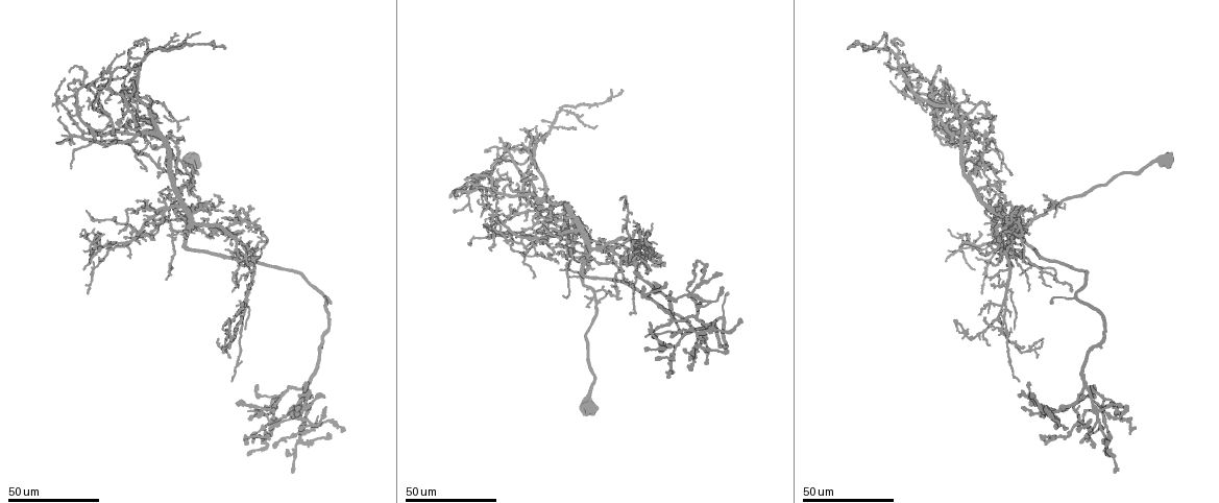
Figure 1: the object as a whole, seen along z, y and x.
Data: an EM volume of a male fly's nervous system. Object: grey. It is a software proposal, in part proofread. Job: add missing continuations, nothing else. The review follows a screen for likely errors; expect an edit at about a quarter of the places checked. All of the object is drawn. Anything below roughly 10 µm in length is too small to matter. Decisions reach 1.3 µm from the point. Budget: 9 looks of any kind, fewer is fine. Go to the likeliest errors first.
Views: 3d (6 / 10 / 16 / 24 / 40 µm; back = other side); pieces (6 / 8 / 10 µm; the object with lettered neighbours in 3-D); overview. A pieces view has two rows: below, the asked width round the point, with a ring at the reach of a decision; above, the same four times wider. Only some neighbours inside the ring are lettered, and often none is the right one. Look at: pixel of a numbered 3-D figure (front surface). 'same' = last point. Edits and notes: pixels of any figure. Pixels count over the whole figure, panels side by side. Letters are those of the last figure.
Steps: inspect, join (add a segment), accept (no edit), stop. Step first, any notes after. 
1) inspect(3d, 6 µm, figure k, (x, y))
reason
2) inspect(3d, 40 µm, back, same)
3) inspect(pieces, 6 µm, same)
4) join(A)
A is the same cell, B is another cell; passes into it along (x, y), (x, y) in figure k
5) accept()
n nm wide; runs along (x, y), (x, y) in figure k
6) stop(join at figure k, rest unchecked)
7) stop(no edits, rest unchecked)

inspect(3d, 40 µm, figure 1, (234, 259))
free end

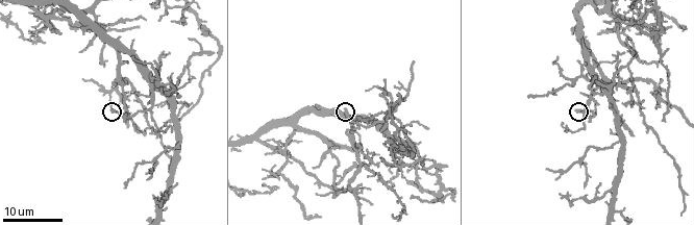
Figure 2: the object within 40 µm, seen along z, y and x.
inspect(pieces, 6 µm, figure 2, (346, 108))

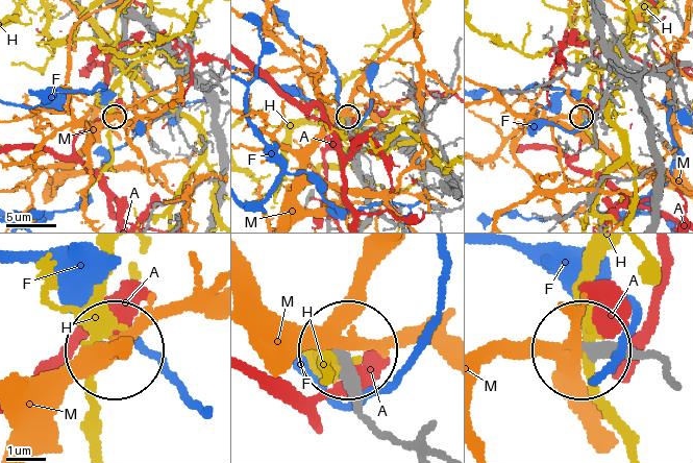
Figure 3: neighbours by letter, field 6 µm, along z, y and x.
accept()
A, F, H and M are other cells; runs along (406, 449), (360, 410), (347, 354) in figure 3; no lettered segment goes on from it

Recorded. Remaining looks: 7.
inspect(3d, 40 µm, figure 1, (225, 49))
an open end

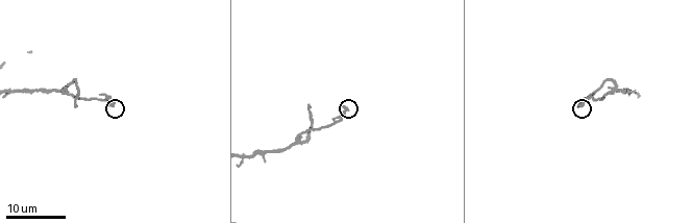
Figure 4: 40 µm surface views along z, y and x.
inspect(pieces, 6 µm, figure 4, (344, 107))

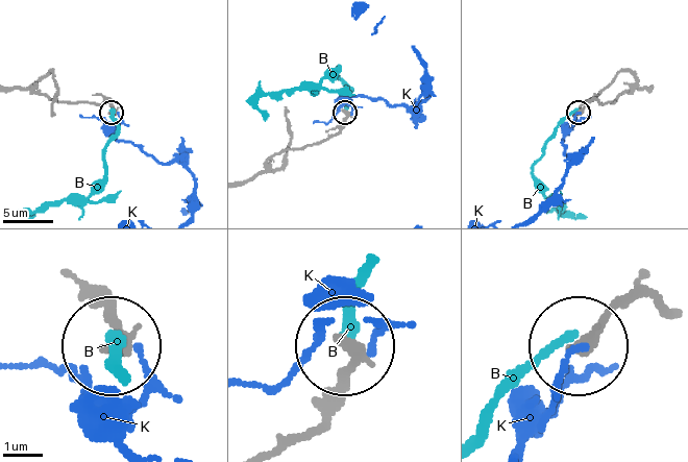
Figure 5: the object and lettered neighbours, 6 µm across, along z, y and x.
accept()
B and K are other cells; runs along (301, 436), (344, 350) in figure 5; none of them fits

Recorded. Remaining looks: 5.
inspect(3d, 24 µm, figure 1, (1039, 435))
end of a long branch

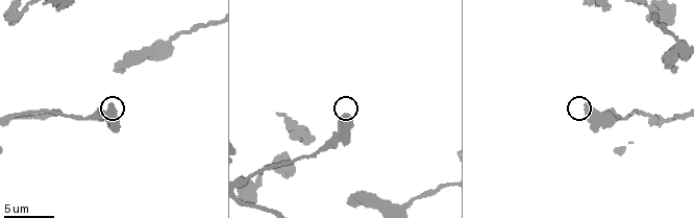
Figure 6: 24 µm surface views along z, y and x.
inspect(pieces, 10 µm, figure 6, (587, 105))
what lies round it

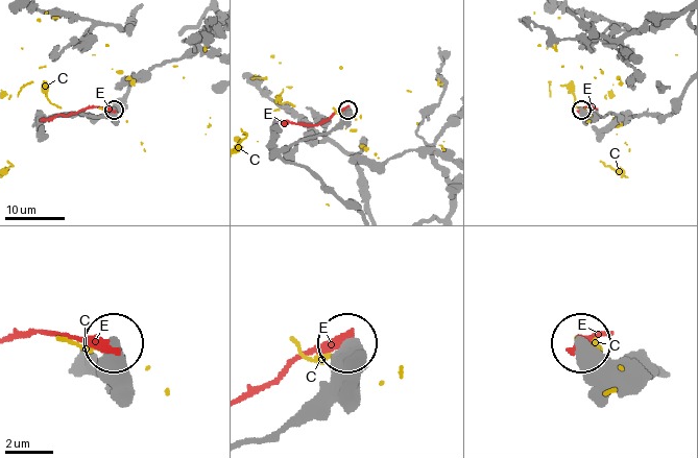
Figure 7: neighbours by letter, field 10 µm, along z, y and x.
accept()
C and E are other cells; runs along (249, 442), (273, 436), (328, 383), (343, 342) in figure 7; no lettered segment goes on from it

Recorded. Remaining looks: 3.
inspect(3d, 40 µm, figure 1, (1006, 213))
free end

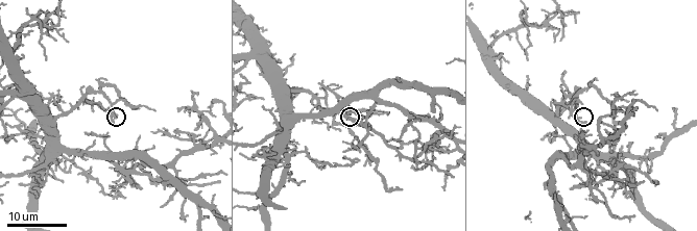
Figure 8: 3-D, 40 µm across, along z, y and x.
inspect(pieces, 6 µm, figure 8, (584, 121))

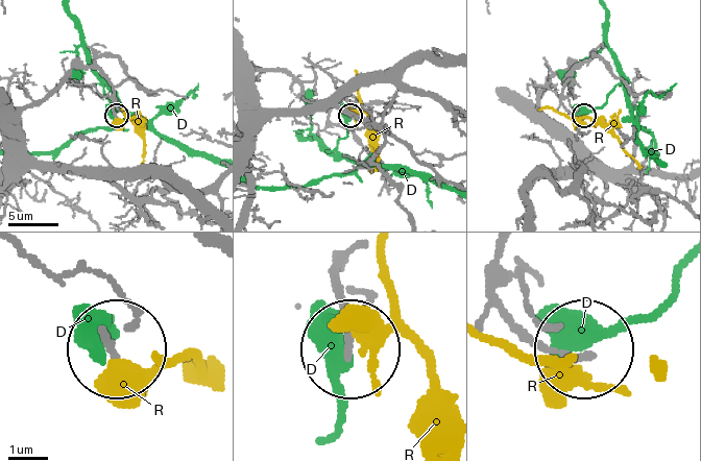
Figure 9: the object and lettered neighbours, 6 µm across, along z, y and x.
accept()
D and R are other cells; runs along (335, 267), (345, 349) in figure 9; none of them fits

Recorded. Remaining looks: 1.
stop(no edits, rest unchecked)

